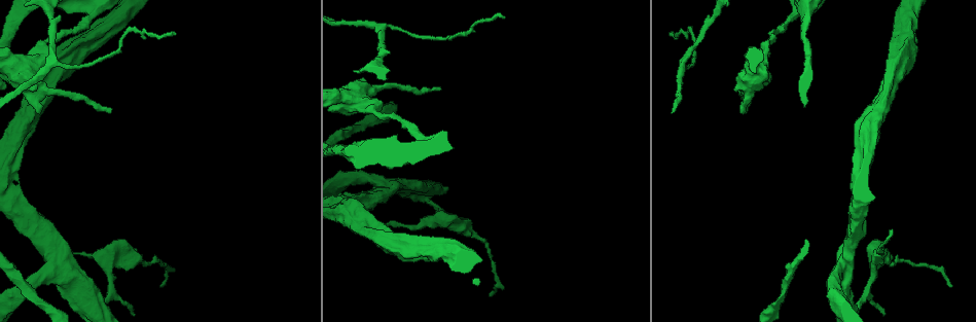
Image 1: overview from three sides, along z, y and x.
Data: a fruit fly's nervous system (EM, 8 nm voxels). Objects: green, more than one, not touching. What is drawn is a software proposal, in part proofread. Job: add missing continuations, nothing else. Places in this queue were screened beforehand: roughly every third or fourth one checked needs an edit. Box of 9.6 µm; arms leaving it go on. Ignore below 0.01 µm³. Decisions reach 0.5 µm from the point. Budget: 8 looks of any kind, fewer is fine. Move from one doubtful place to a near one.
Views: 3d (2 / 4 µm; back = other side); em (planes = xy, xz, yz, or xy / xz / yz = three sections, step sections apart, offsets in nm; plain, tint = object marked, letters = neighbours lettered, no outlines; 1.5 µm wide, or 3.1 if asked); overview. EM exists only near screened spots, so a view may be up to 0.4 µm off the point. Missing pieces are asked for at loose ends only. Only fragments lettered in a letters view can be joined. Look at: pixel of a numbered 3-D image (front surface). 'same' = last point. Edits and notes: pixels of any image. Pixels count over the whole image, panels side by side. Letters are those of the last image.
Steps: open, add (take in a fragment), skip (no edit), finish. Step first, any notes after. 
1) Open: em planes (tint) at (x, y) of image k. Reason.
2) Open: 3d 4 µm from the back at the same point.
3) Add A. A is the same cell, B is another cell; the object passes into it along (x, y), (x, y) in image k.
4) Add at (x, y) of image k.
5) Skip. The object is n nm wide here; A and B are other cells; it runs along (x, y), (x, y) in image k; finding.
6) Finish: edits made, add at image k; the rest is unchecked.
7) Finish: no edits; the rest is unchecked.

Open: em planes (plain) at (40, 111) of image 1. An open end.

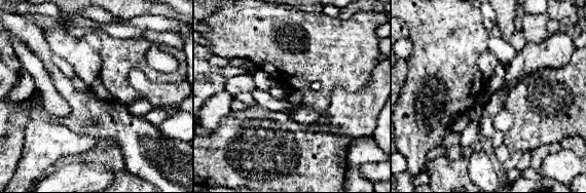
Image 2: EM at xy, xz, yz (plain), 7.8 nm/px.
Open: em planes (letters) at the same point.

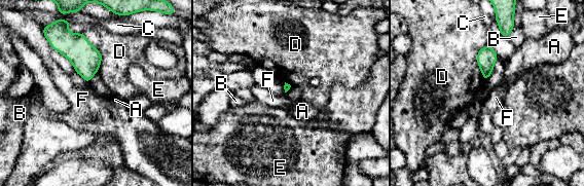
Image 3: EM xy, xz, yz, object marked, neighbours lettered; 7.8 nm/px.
Skip. A, B, C, D, E and F are other cells; a border runs along (487, 44), (476, 59), (484, 80) in image 3; no lettered fragment goes on from it.

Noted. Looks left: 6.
Open: 3d 2 µm at (438, 89) of image 1. Branch stops here.

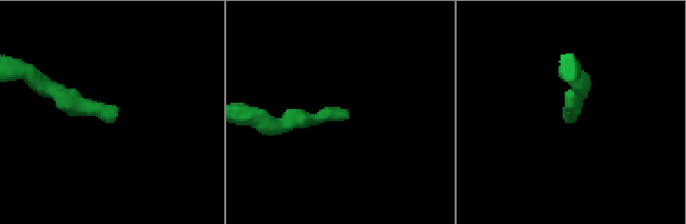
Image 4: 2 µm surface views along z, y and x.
Open: em xz step 4 (letters) at (115, 116) of image 4. Now the EM.

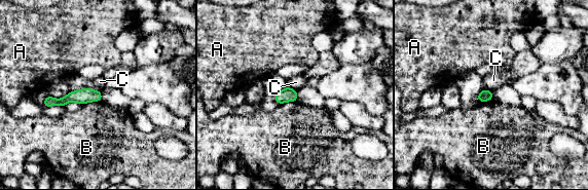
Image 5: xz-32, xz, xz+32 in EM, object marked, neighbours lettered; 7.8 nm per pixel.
Open: em planes (letters) at the same point. Another direction.

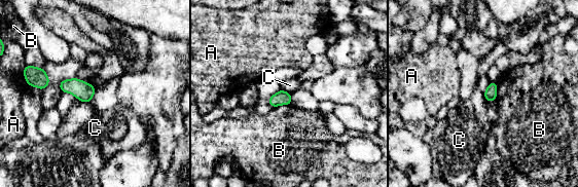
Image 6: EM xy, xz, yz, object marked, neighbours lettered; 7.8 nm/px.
Skip. A, B and C are other cells; a border runs along (291, 103), (278, 105), (273, 108) in image 6; no lettered fragment goes on from it.

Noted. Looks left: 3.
Open: em planes (letters) at (160, 287) of image 1. Free end.

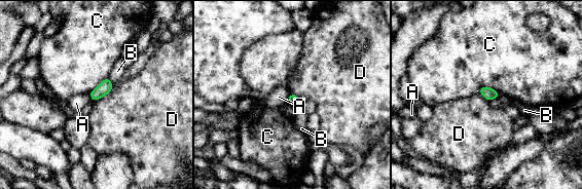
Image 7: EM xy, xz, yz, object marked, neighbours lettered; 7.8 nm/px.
Skip. The object is 70 nm wide here; A, B, C and D are other cells; a border runs along (113, 86), (107, 93), (93, 102) in image 7; none of them fits.

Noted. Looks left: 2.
Finish: no edits; the rest is unchecked.

